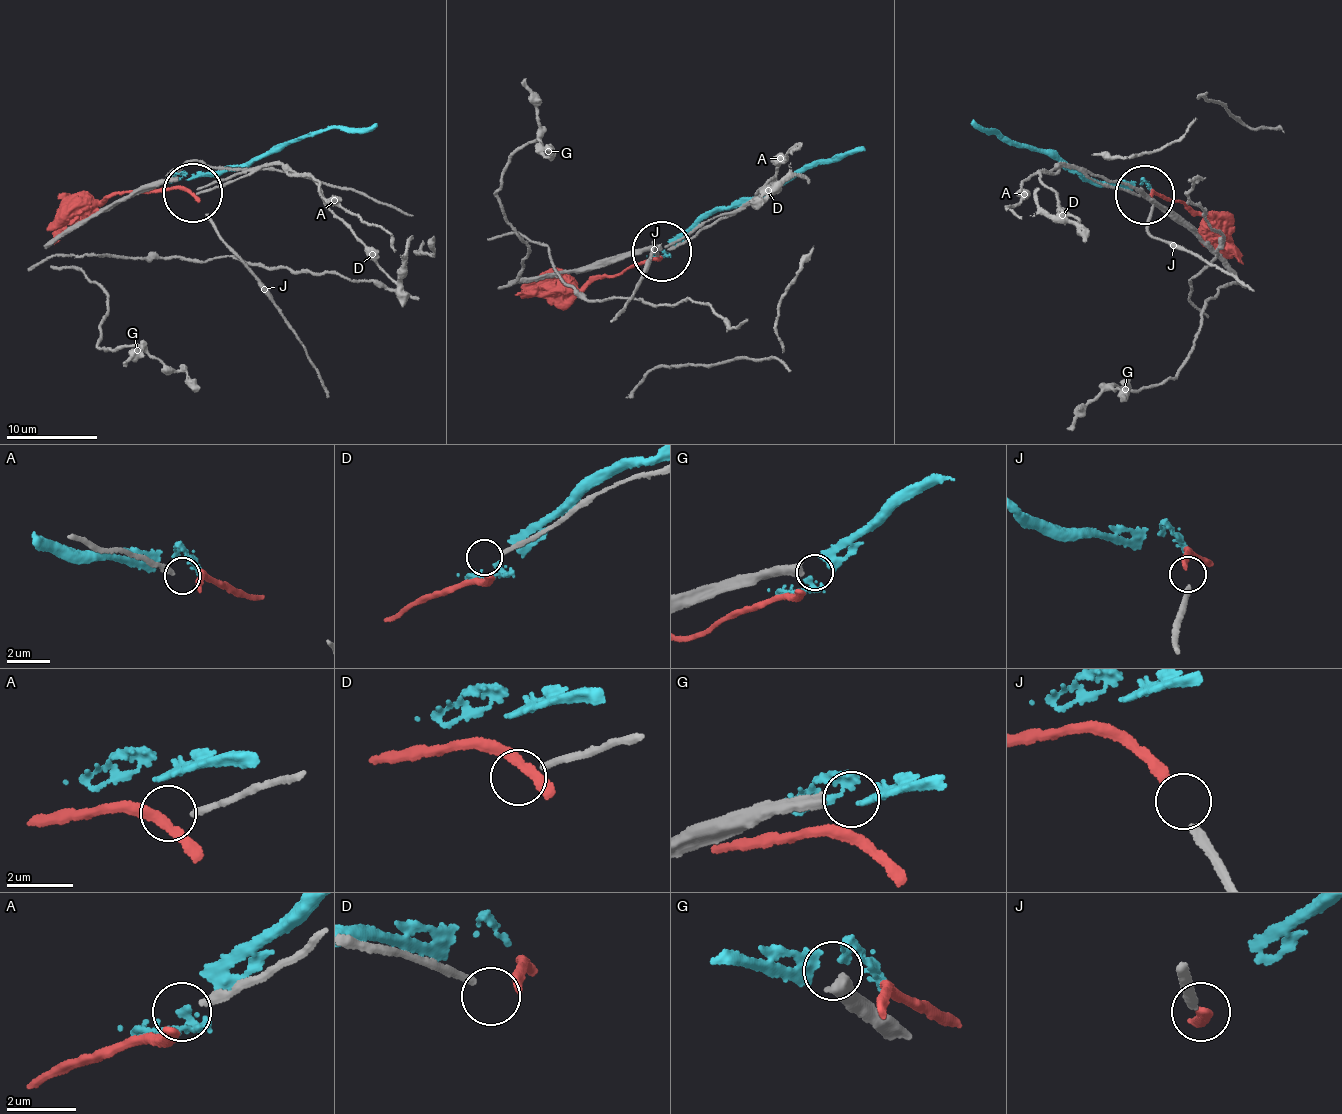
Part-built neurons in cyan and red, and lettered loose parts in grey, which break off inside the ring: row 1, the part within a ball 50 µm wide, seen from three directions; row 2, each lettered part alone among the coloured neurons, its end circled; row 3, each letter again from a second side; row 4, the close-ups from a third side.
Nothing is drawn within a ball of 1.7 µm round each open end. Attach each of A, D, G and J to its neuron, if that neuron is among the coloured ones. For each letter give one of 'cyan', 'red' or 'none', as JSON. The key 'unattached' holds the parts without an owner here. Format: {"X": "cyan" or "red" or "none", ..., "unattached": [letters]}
{"A": "none", "D": "none", "G": "cyan", "J": "red", "unattached": ["A", "D"]}

